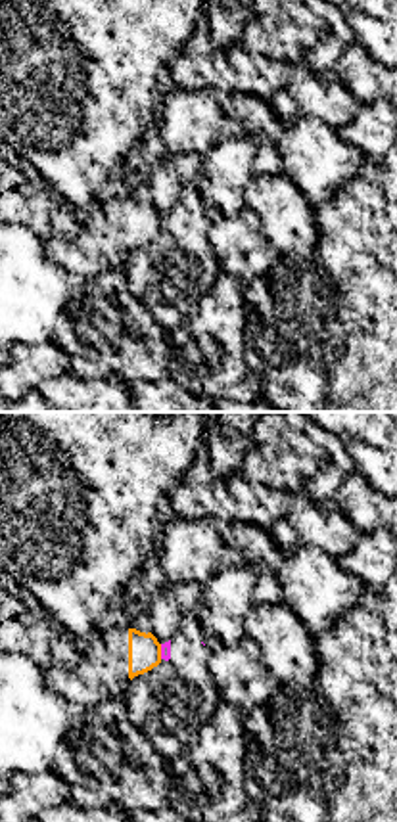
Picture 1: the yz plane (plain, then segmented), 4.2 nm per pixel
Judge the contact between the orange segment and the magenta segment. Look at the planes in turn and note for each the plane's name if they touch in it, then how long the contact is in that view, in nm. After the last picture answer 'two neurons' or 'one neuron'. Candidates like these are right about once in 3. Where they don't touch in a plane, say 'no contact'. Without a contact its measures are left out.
meets orange in yz; contact 60 nm long

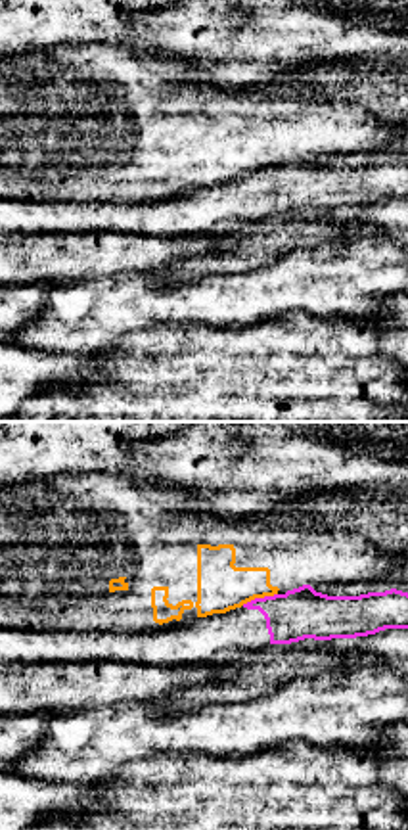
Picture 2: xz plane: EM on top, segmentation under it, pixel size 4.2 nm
meets orange in xz; contact 160 nm long

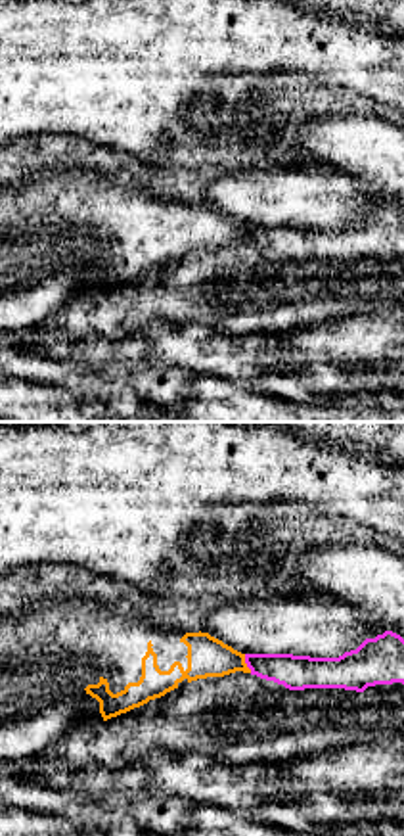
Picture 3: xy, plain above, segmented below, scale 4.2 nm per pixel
meets orange in xy; contact 90 nm long

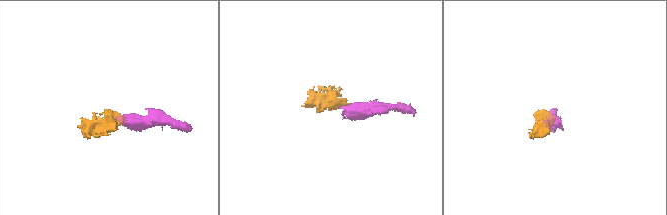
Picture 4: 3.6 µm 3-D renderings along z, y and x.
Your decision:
two neurons

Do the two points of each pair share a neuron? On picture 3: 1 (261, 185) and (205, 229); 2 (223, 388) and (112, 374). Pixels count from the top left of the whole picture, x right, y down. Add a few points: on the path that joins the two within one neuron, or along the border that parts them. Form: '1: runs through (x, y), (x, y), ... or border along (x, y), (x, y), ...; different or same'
1: border along (200, 202), (221, 209), (244, 225); different
2: runs through (196, 388), (171, 388), (138, 380); same

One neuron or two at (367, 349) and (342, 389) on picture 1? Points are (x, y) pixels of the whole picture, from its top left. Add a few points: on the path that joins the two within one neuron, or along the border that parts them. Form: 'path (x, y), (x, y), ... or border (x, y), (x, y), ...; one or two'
path (367, 359), (367, 365), (351, 380); one

